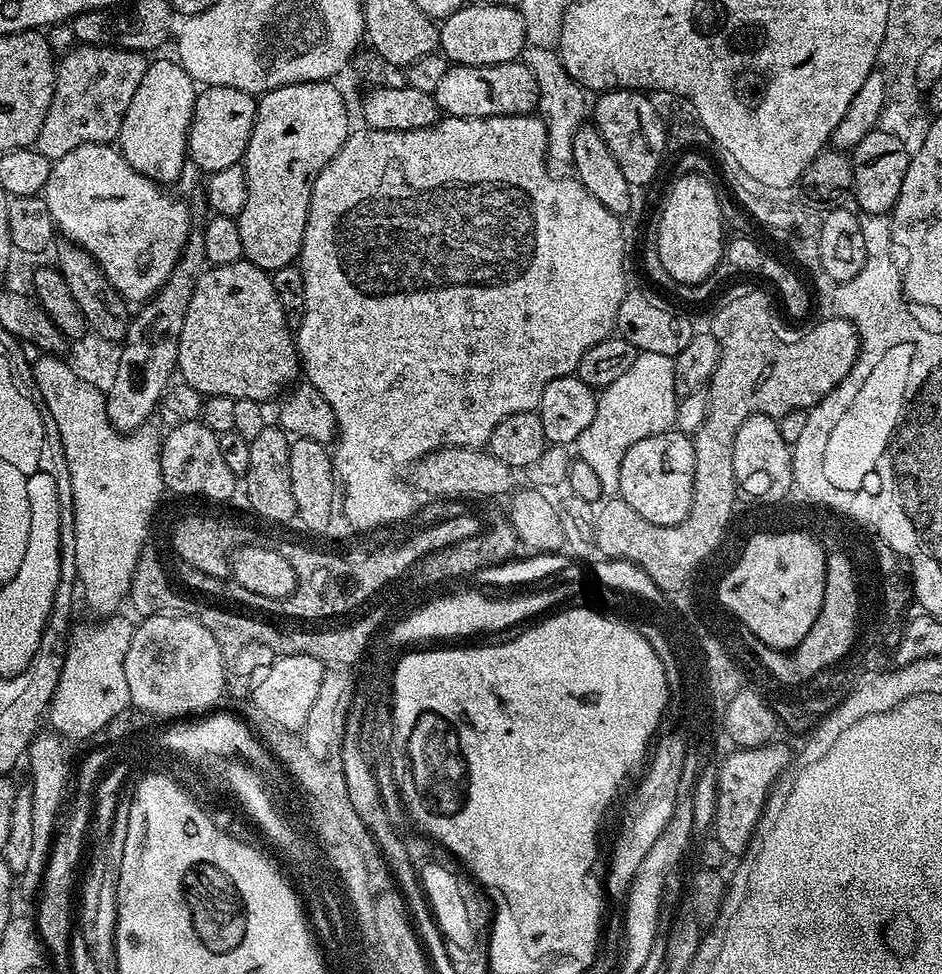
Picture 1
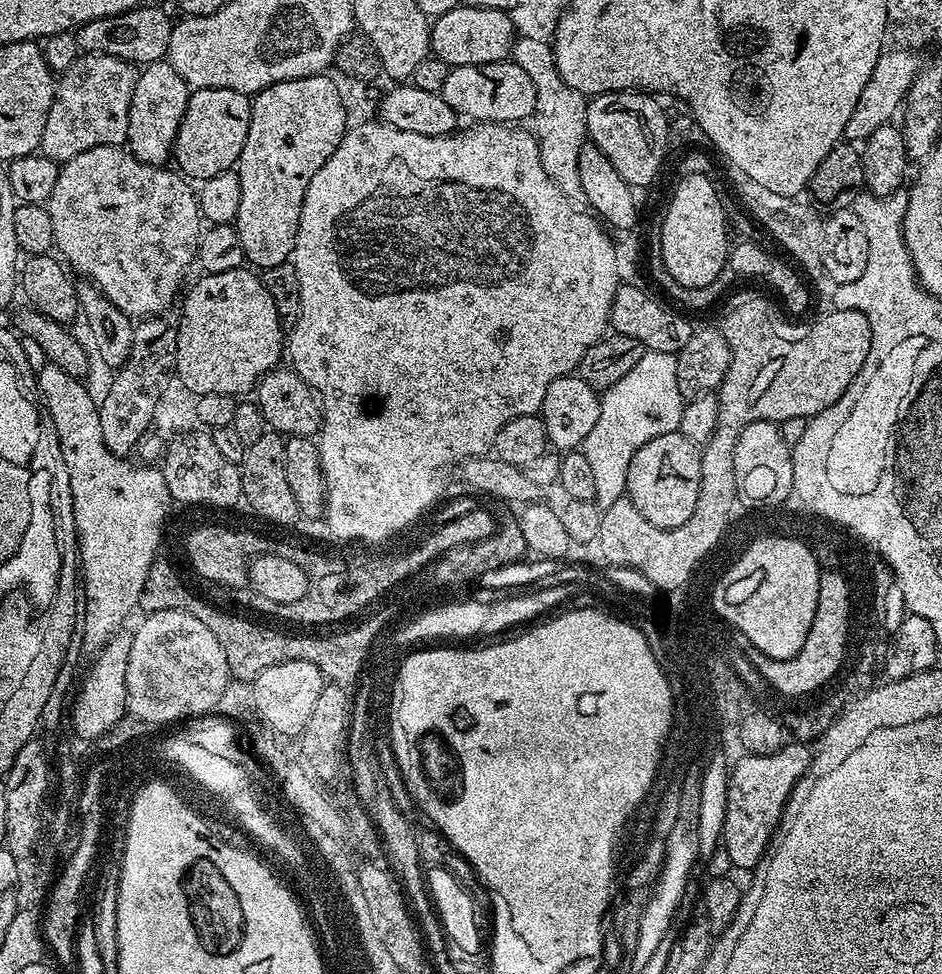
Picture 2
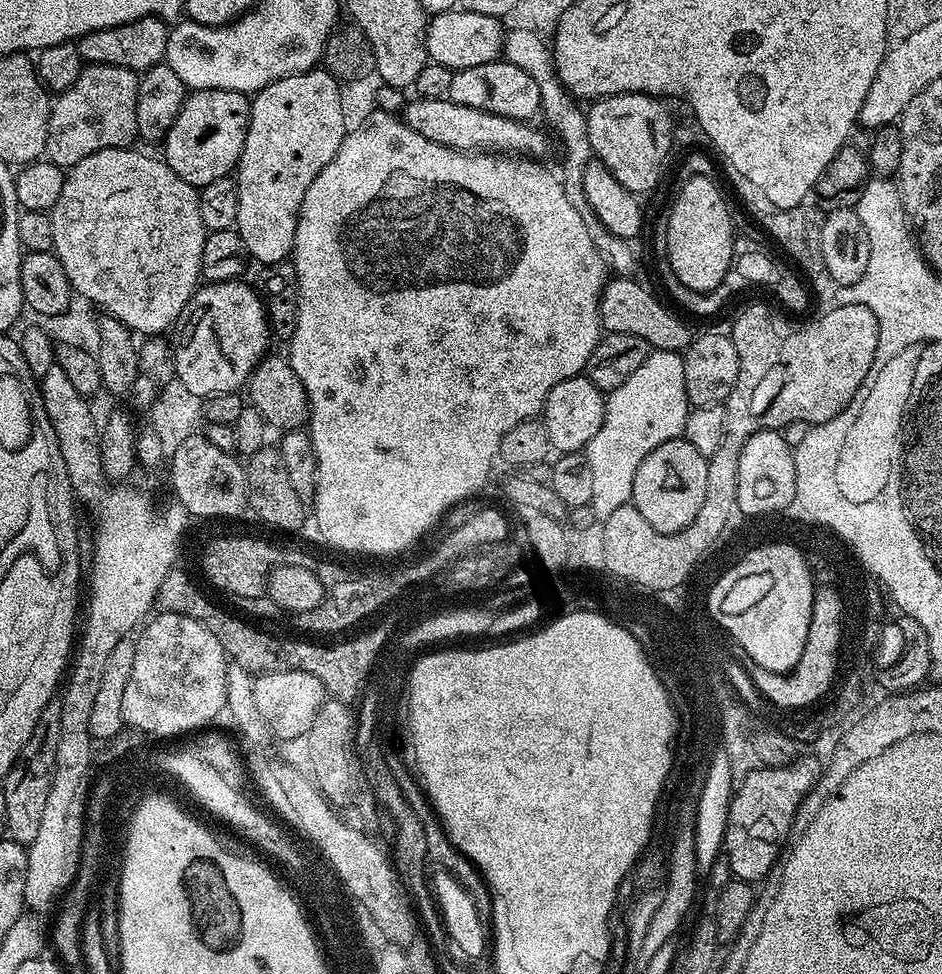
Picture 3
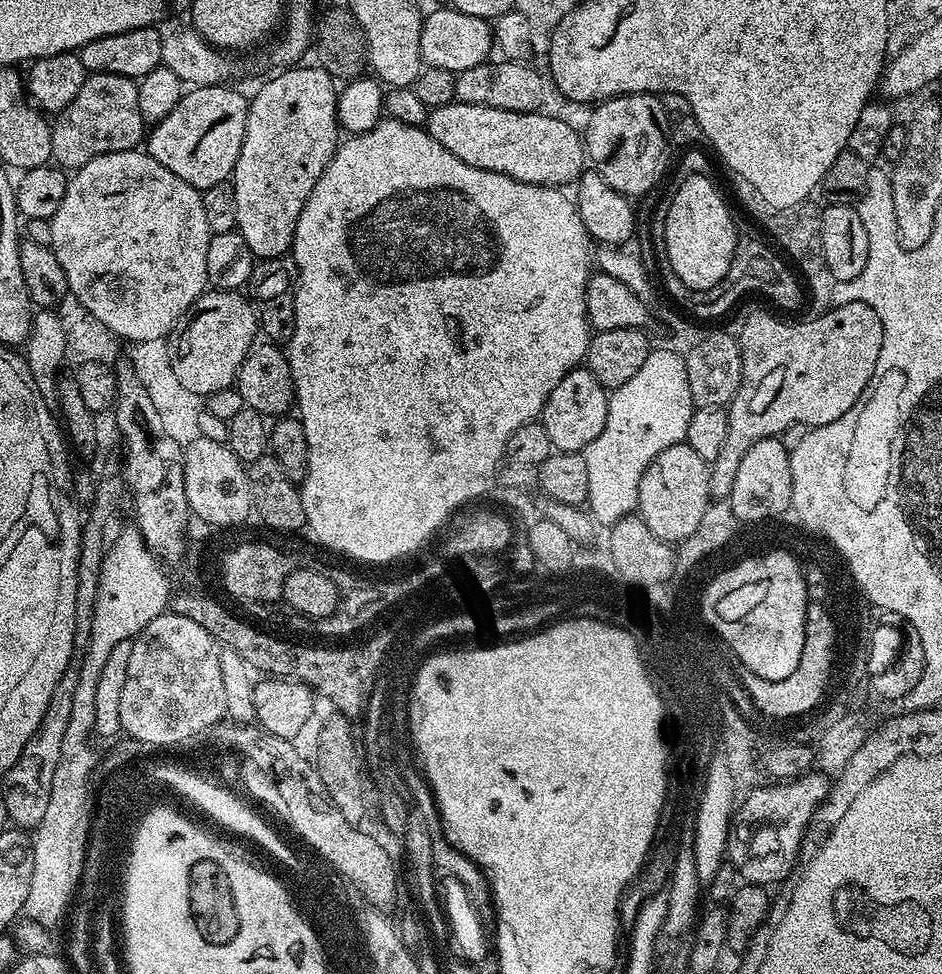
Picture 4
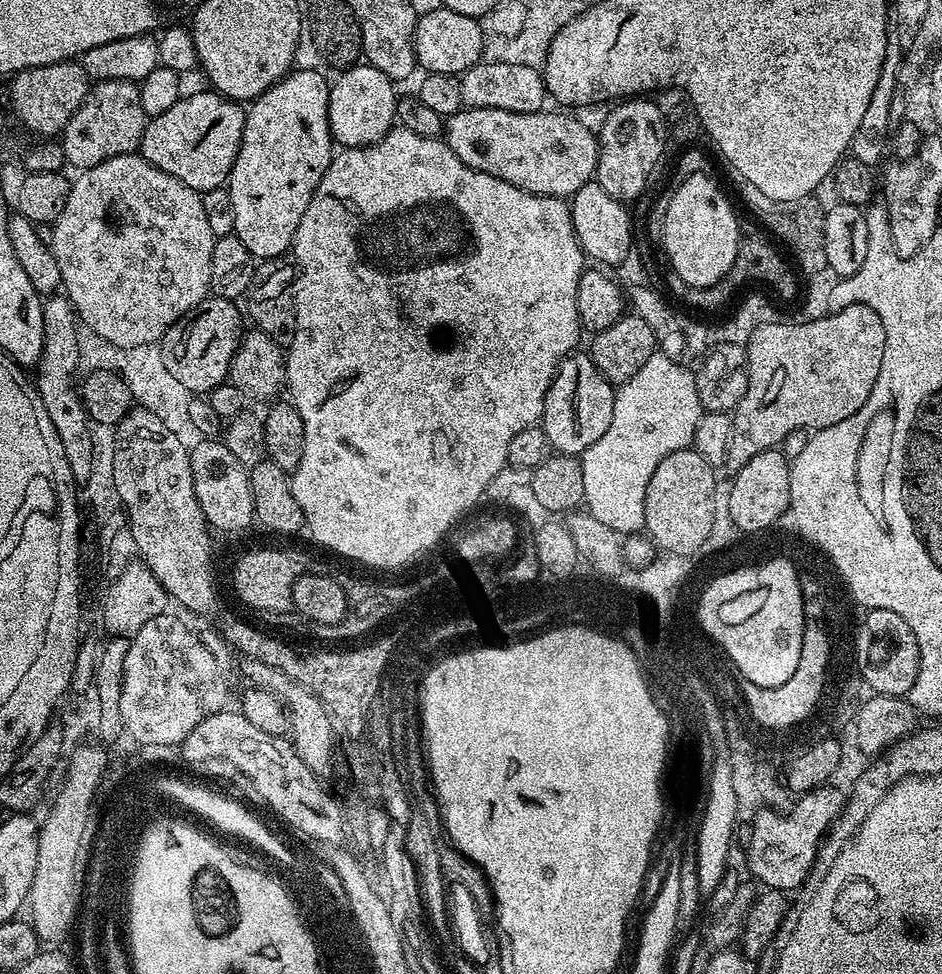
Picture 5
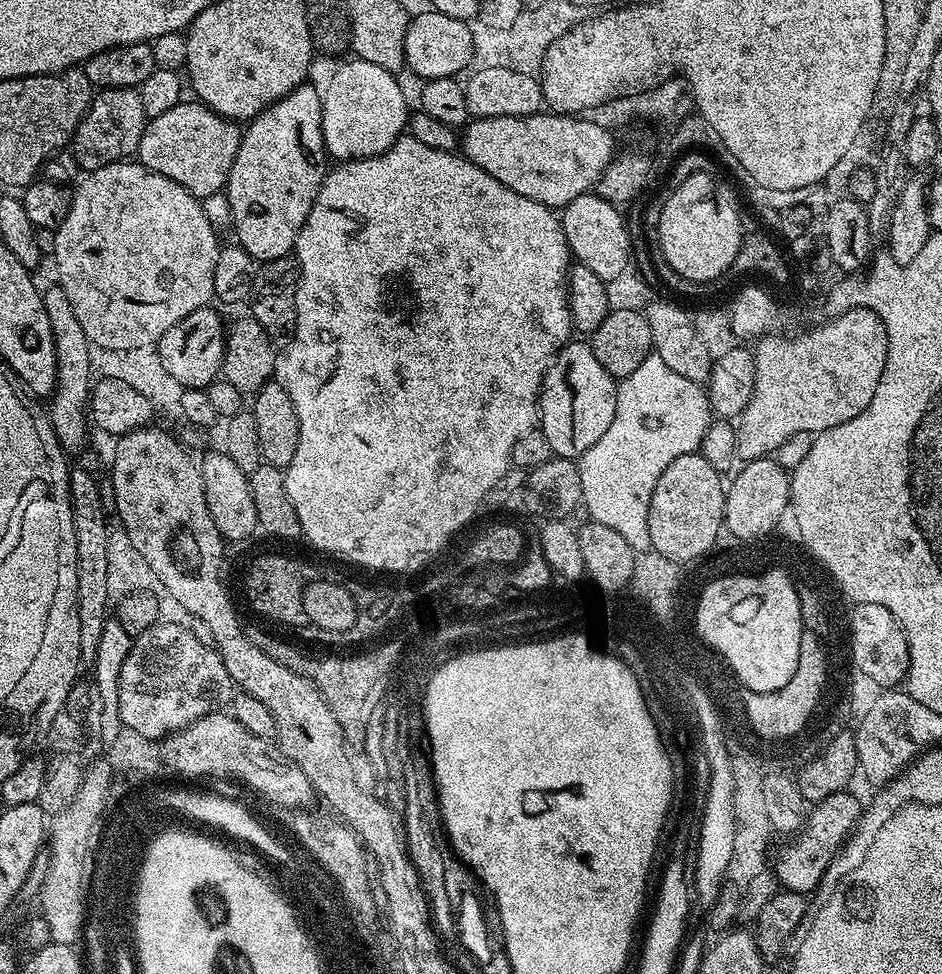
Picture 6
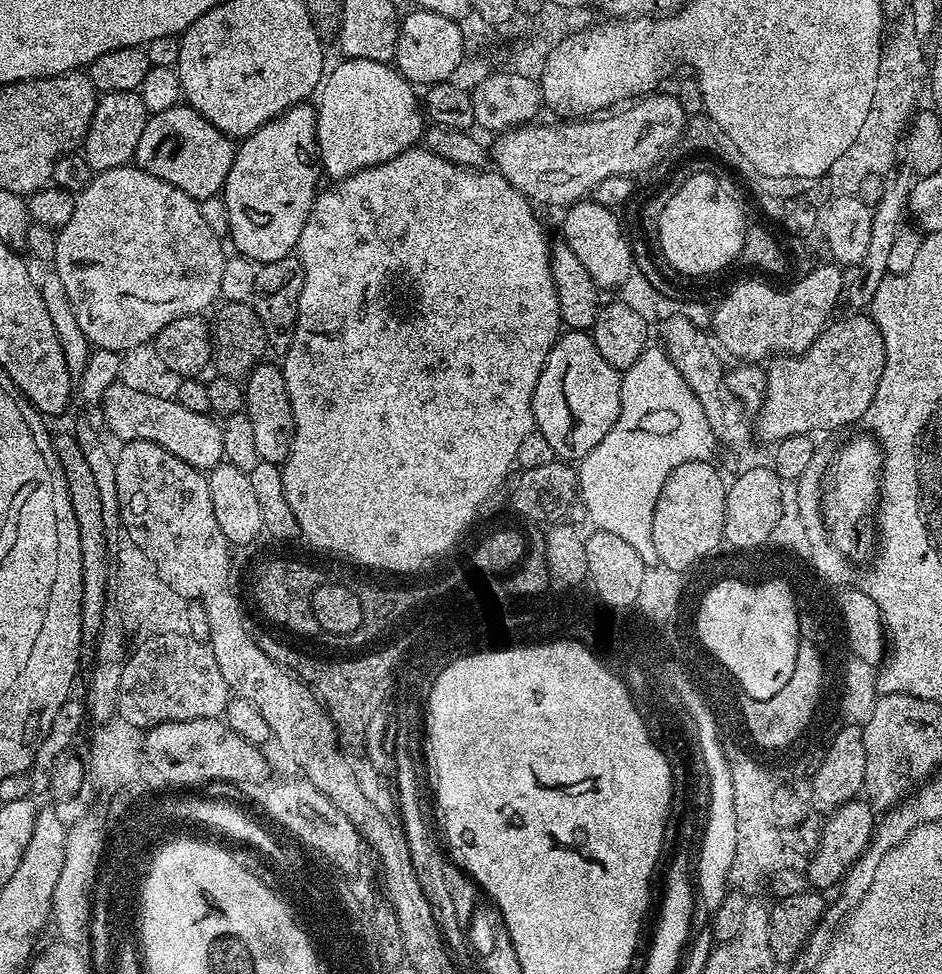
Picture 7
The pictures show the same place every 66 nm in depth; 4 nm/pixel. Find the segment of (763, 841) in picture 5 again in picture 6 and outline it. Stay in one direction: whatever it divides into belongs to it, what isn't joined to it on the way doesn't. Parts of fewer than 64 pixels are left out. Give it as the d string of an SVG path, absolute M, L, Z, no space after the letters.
M841 790L830 793L828 802L821 804L816 809L811 823L808 825L808 832L800 838L797 847L791 850L784 850L779 853L780 861L774 865L776 879L780 881L783 889L789 892L811 893L811 888L816 888L820 884L820 879L827 870L827 860L840 848L840 843L849 835L853 835L857 822L860 821L862 811L862 800L849 790Z

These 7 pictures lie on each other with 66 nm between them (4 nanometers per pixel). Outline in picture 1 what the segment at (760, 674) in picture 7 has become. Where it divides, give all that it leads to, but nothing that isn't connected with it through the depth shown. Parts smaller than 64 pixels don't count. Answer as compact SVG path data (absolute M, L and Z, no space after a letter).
M775 530L752 542L746 558L738 563L739 567L735 567L724 581L725 605L733 608L734 614L739 614L742 622L750 625L750 631L757 633L758 638L771 648L787 650L798 646L802 638L810 634L810 626L814 626L814 618L818 618L818 610L822 610L822 594L826 590L826 549L807 531Z

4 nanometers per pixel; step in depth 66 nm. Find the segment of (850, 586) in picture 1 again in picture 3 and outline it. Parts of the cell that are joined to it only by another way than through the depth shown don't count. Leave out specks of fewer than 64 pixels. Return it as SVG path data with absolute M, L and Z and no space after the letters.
M817 587L812 603L812 613L810 614L810 630L806 630L806 646L802 646L802 658L798 658L798 662L790 671L775 672L758 666L758 662L749 663L759 688L764 688L768 704L777 700L785 710L805 708L814 702L818 702L818 698L826 695L831 690L832 685L837 683L838 676L832 671L832 668L835 667L839 632L846 626L844 601L845 597L839 587Z

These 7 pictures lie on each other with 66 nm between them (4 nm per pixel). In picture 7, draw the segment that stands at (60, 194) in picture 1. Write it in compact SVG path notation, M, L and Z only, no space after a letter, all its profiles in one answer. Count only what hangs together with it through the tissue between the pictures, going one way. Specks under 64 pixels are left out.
M135 166L111 168L105 172L97 172L92 181L76 196L74 214L66 226L56 232L58 250L54 261L54 274L66 286L66 295L70 298L70 306L74 306L74 314L78 317L78 326L82 326L82 334L86 334L89 344L97 349L105 348L123 354L128 349L155 341L156 335L170 322L183 316L194 316L203 313L212 303L217 303L220 296L220 282L222 280L222 266L226 259L226 251L222 245L221 237L206 226L200 213L200 205L192 197L186 195L178 186L170 186L170 182L162 182L162 178L154 178L154 174L142 171Z

